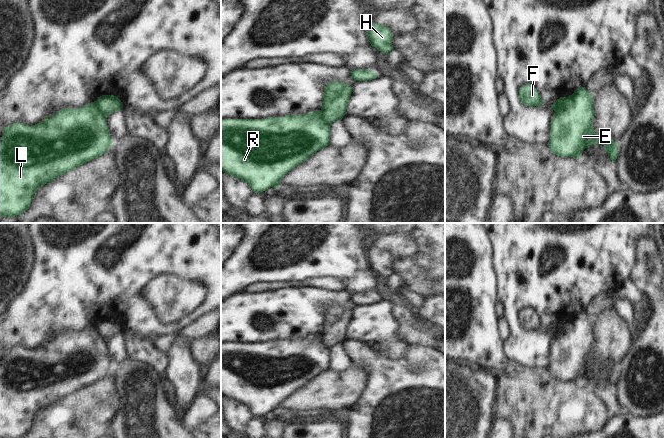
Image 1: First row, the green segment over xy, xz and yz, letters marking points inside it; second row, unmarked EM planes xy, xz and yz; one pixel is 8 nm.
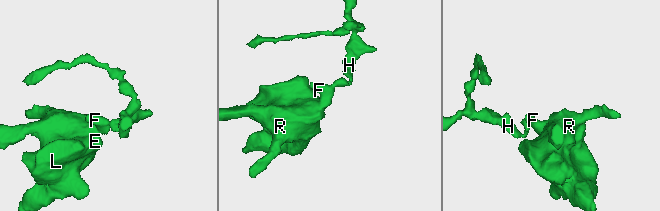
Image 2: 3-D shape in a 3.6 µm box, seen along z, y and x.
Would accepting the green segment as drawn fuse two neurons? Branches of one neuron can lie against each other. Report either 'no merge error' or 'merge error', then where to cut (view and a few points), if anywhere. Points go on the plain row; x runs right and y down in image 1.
merge error | xy (95, 325), (98, 333), (106, 342)

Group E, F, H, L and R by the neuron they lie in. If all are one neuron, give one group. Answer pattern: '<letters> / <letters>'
E L R / F H

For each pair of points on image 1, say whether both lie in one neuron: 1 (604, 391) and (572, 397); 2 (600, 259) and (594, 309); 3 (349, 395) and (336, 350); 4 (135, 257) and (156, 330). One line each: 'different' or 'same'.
1: different
2: different
3: different
4: same

